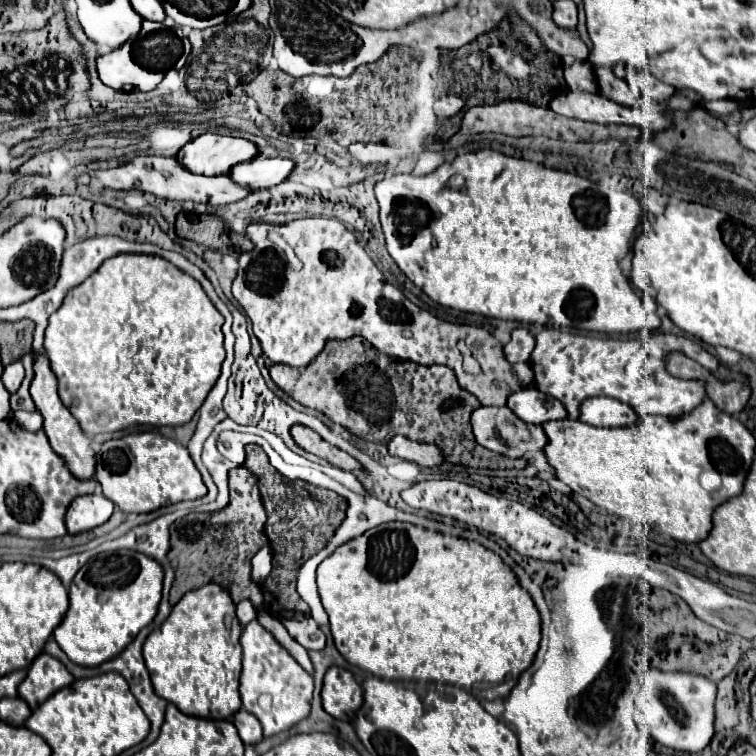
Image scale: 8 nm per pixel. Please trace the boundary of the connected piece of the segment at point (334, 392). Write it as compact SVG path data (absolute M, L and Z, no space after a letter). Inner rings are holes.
M348 339L348 343L326 343L324 351L304 371L284 365L272 365L270 377L294 401L304 407L318 409L334 423L340 423L360 439L374 443L388 443L394 435L404 435L418 443L432 443L442 451L444 461L466 467L486 469L524 469L524 459L508 459L496 455L474 441L470 415L480 407L474 395L464 391L452 369L446 365L416 365L398 363L380 355L370 343L362 339ZM448 397L460 397L462 405L442 411L440 405Z

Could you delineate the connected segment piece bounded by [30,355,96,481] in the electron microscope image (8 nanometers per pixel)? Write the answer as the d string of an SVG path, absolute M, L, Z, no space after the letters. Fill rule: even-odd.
M34 355L34 379L30 383L30 395L32 401L36 405L36 409L42 413L44 417L44 433L52 445L52 449L64 459L68 471L80 479L80 481L88 481L94 479L94 467L96 467L96 453L90 447L92 439L82 431L80 423L72 417L72 413L62 405L60 397L58 397L58 381L54 371L50 369L50 361L46 355Z

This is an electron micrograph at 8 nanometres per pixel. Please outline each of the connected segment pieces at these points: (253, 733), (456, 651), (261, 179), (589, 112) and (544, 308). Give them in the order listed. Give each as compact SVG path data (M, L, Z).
M240 709L240 711L232 717L232 723L236 725L238 735L240 735L240 739L244 741L244 745L256 745L256 743L262 741L262 737L264 737L264 735L262 735L262 725L260 725L260 721L258 721L252 713Z
M386 523L386 525L366 531L364 535L338 547L330 557L326 557L318 565L316 581L318 581L318 593L322 599L322 605L330 619L330 631L332 631L336 649L344 655L344 659L348 663L358 665L362 671L372 673L374 677L380 677L380 679L458 685L458 687L470 691L478 699L498 699L498 697L510 695L512 687L518 683L518 677L522 675L522 671L526 671L530 667L530 663L538 651L540 615L538 615L538 609L536 609L532 597L528 595L526 589L520 587L512 569L494 551L490 551L474 541L446 537L446 535L440 535L440 533L410 525L410 523Z
M252 159L252 163L242 163L232 171L232 179L236 183L248 183L248 187L256 189L268 189L274 187L286 179L290 179L290 173L294 171L296 163L292 159Z
M568 91L558 95L550 109L558 115L592 121L592 123L628 123L630 121L630 107L616 105L614 101L596 95L596 93L582 93L582 91Z
M484 149L476 153L466 153L458 155L452 163L440 165L434 173L424 175L424 177L414 177L414 175L392 175L382 179L376 185L376 199L380 203L380 221L382 229L386 235L386 247L396 265L402 269L402 273L416 285L420 287L432 301L452 307L458 311L466 313L478 313L494 319L510 319L510 321L552 321L558 325L578 325L584 331L600 331L600 333L632 333L632 331L642 331L642 329L658 329L660 327L660 317L644 317L642 301L640 297L632 291L628 279L624 277L620 269L620 261L626 257L630 249L630 239L636 233L644 209L640 201L622 191L614 191L614 197L608 199L600 191L598 183L592 183L584 177L570 175L564 171L548 169L544 165L524 161L524 159L514 159L506 157L498 151Z

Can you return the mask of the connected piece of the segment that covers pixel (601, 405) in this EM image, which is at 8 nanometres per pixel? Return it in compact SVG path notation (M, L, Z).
M592 397L580 405L578 419L594 427L628 427L638 421L638 413L612 397Z

